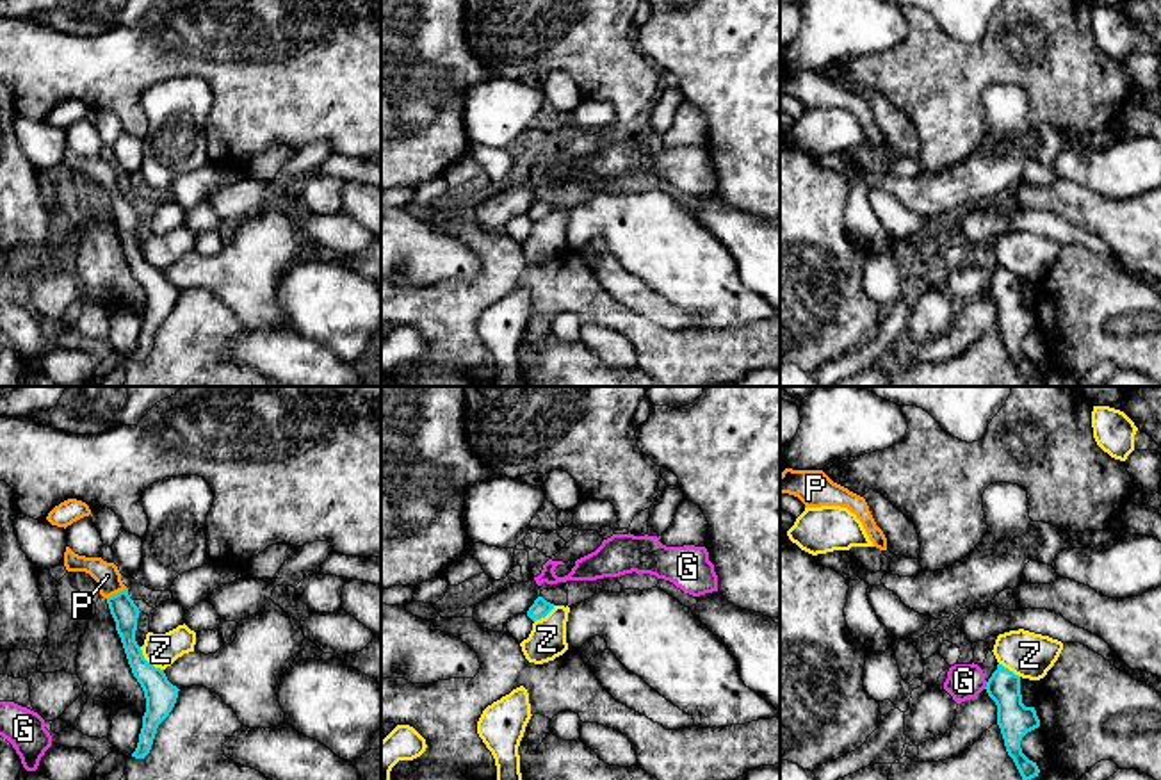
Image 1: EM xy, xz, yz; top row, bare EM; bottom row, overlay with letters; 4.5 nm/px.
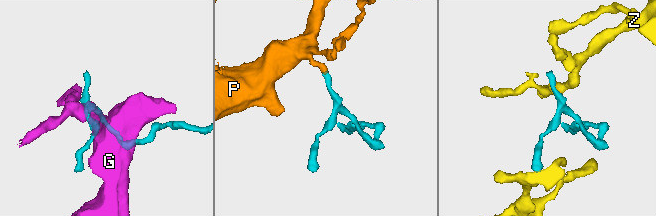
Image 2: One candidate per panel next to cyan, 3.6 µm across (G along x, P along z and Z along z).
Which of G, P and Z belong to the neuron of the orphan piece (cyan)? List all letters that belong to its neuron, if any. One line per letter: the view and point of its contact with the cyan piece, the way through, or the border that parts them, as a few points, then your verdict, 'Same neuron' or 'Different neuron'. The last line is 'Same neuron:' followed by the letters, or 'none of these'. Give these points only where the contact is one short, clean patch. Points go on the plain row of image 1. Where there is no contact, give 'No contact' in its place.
G: Touches cyan at yz (987, 287). Boundary: yz (987, 284), (983, 289). Different neuron
P: Touches cyan at xy (116, 194). Path across: xy (125, 214), (116, 194), (107, 177). Same neuron
Z: Touches cyan at xy (146, 262). Boundary: xy (139, 248), (141, 255), (162, 271). Different neuron
Same neuron: P

